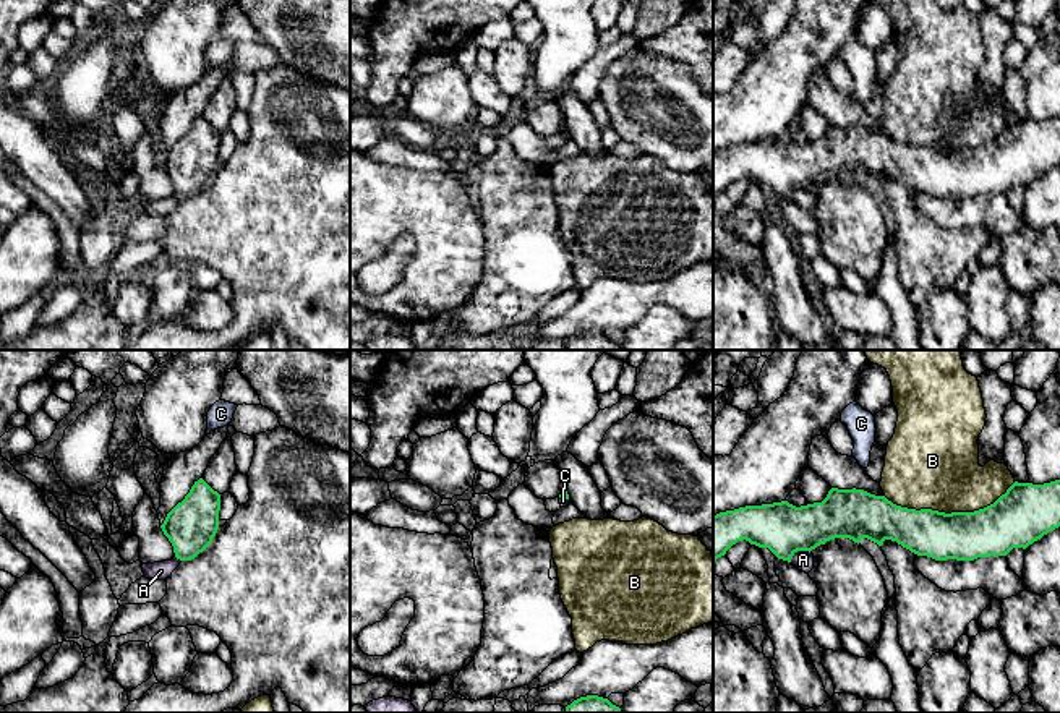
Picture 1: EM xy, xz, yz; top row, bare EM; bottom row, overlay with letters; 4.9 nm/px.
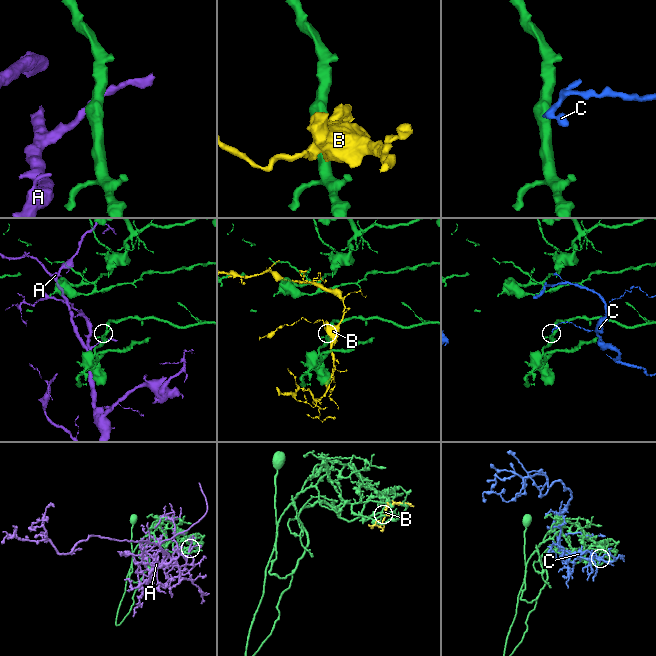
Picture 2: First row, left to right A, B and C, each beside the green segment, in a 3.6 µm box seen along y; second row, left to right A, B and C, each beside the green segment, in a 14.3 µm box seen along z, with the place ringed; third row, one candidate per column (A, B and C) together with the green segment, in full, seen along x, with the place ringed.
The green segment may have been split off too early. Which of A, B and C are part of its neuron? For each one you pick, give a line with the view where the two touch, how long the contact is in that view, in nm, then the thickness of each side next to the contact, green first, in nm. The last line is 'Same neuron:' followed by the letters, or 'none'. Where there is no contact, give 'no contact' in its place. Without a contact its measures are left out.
Same neuron: none

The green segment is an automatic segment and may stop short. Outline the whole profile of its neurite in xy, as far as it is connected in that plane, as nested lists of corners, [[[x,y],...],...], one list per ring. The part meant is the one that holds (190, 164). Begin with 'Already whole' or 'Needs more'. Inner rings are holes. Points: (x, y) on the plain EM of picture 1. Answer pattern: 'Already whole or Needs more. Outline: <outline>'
Already whole. Outline: [[[203,115],[178,139],[160,162],[173,183],[175,194],[191,198],[203,190],[219,167],[220,131]]]

